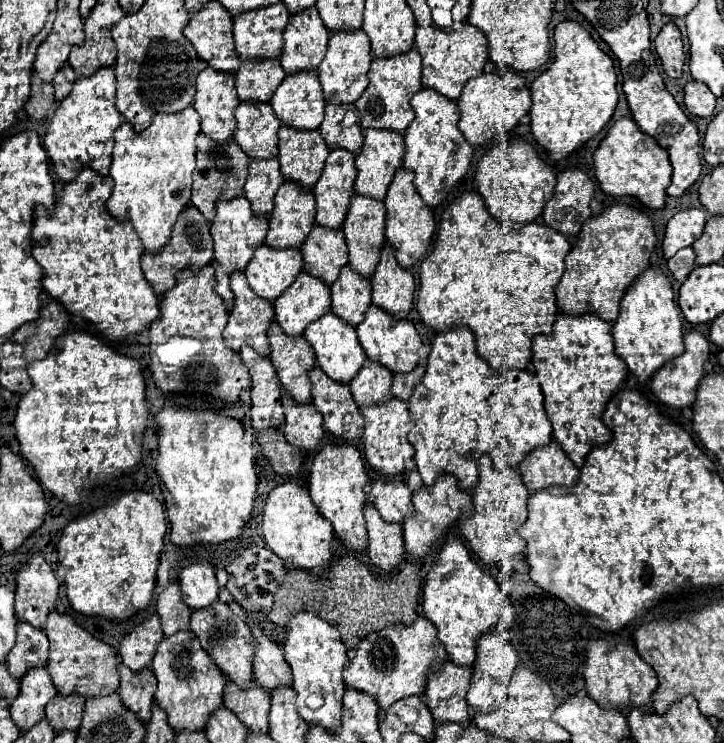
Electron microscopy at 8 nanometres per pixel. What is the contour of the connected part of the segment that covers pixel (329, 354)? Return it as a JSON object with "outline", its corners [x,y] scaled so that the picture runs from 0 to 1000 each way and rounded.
{"outline":[[[459,417],[450,420],[450,425],[442,425],[442,431],[434,431],[431,436],[425,436],[425,441],[420,444],[420,455],[431,463],[434,476],[436,476],[436,490],[459,509],[467,514],[483,514],[492,501],[500,495],[506,476],[494,460],[494,452],[489,447],[489,441],[472,431],[470,425],[464,425]]]}

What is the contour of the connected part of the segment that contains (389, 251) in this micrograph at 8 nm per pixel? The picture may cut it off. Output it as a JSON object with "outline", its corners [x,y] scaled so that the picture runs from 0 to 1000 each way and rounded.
{"outline":[[[533,326],[514,371],[514,406],[547,428],[561,428],[572,404],[572,371],[547,350],[547,336]]]}

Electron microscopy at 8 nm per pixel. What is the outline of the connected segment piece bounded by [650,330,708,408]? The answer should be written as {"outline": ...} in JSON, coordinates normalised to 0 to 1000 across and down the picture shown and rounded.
{"outline":[[[953,444],[945,450],[945,474],[934,479],[934,485],[923,485],[923,490],[901,506],[901,528],[928,549],[953,546],[961,538],[961,520],[972,506],[975,482],[975,455],[964,444]]]}

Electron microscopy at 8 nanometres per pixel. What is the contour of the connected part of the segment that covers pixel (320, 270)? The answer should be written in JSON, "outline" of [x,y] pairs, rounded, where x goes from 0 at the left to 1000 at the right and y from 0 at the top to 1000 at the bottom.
{"outline":[[[436,301],[420,323],[414,339],[420,345],[420,361],[445,374],[450,382],[459,382],[467,374],[470,361],[481,353],[472,307],[461,310]]]}

